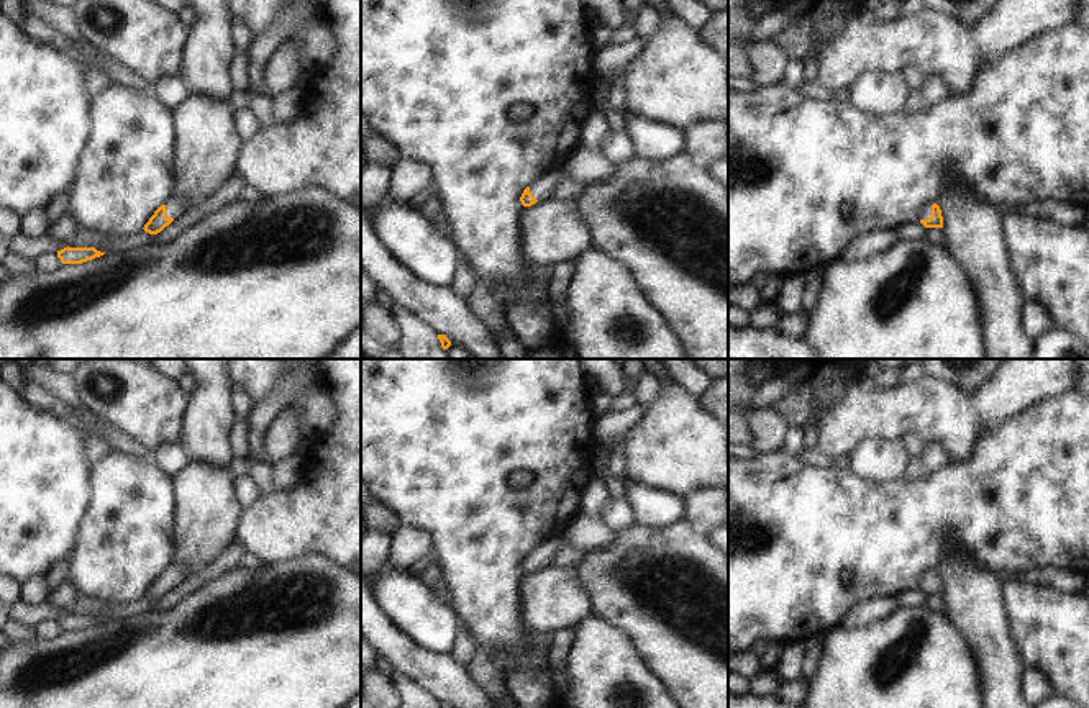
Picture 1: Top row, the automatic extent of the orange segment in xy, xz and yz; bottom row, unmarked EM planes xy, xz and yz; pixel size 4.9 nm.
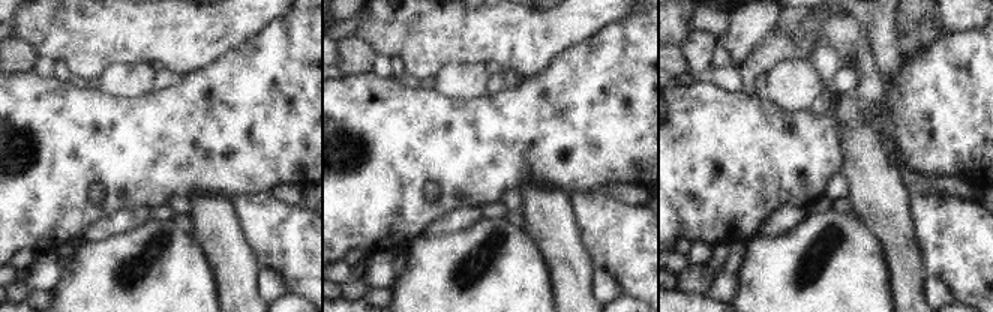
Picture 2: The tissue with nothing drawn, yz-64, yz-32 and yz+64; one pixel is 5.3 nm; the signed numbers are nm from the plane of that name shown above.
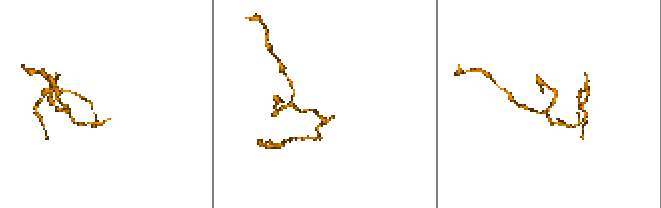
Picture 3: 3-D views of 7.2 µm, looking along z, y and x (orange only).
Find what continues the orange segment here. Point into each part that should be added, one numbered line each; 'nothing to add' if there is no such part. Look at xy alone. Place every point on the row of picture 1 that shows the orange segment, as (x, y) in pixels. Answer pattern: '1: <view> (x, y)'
1: xy (174, 207)

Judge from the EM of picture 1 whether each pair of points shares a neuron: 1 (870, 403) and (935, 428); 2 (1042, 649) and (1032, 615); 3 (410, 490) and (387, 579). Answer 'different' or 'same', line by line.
1: same
2: same
3: different

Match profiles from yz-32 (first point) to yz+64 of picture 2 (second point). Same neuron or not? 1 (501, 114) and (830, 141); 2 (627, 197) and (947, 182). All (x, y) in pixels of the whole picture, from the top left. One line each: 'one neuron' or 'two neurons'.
1: one neuron
2: one neuron

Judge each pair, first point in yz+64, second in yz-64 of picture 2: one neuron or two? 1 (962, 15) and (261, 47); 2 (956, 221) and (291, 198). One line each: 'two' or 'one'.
1: two
2: two

